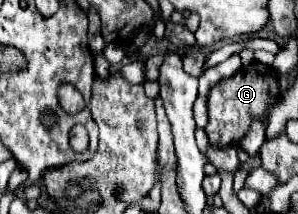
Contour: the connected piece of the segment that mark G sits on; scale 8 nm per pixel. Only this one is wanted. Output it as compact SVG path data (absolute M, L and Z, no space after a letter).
M257 61L251 67L241 69L233 77L227 77L215 83L213 89L209 91L209 101L207 101L209 123L205 127L205 133L211 145L221 147L221 149L231 147L233 143L239 143L247 135L255 119L269 123L271 111L279 105L279 95L281 95L281 87L279 87L279 79L275 71Z

